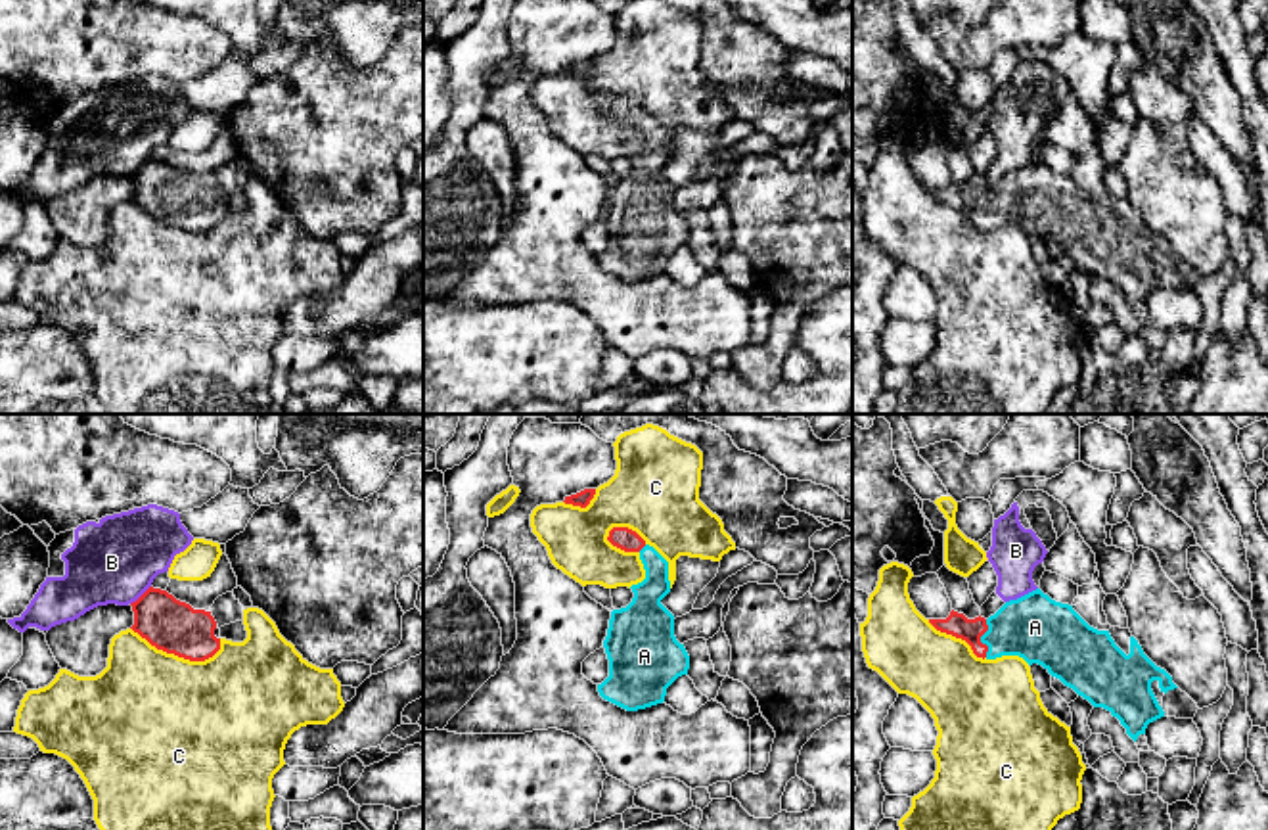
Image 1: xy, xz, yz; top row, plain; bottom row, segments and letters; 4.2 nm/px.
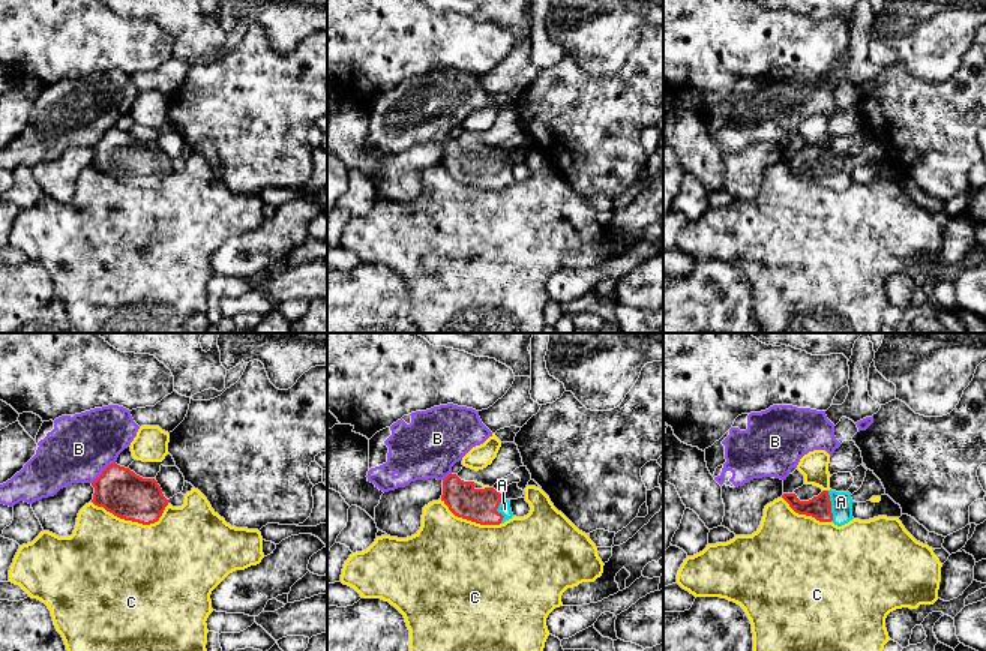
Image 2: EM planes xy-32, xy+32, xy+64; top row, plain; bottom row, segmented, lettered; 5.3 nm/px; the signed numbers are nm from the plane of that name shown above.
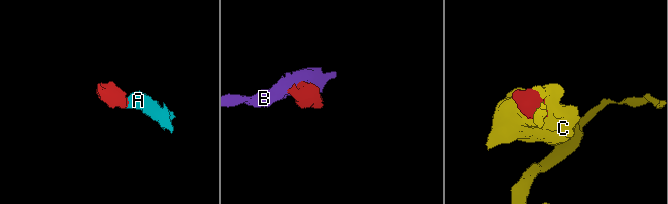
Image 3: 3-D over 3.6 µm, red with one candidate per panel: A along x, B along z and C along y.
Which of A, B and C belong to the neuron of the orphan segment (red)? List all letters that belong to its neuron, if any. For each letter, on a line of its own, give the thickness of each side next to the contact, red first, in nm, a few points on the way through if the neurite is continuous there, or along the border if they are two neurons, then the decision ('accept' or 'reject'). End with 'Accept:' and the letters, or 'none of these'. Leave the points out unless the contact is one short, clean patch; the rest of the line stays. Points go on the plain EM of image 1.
A: calibres 100 and 280 nm; way yz (958, 196), (970, 200), (979, 209), (1035, 198); accept
B: calibres 220 and 360 nm; border xy (150, 156), (131, 175); reject
C: calibres 220 and 480 nm; reject
Accept: A

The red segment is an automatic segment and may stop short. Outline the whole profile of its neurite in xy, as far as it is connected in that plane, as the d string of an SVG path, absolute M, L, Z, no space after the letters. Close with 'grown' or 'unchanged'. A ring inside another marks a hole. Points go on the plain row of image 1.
M153 157L130 176L134 182L130 199L157 220L190 232L205 232L220 220L211 182L193 180L167 161Z; unchanged

